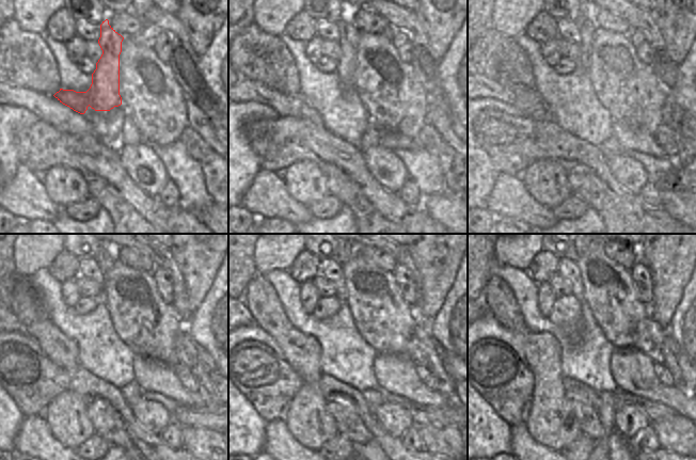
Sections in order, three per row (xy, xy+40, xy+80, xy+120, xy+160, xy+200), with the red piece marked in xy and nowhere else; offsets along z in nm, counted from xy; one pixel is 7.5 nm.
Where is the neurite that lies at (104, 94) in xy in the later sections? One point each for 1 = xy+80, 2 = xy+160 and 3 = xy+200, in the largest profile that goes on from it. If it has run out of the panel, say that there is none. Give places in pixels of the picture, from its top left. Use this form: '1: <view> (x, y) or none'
1: xy+80 (585, 22)
2: xy+160 (344, 255)
3: xy+200 (578, 255)

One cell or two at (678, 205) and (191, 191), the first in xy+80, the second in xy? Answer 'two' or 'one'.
two

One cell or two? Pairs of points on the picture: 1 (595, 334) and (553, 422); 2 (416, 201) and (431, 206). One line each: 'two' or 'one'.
1: two
2: two

